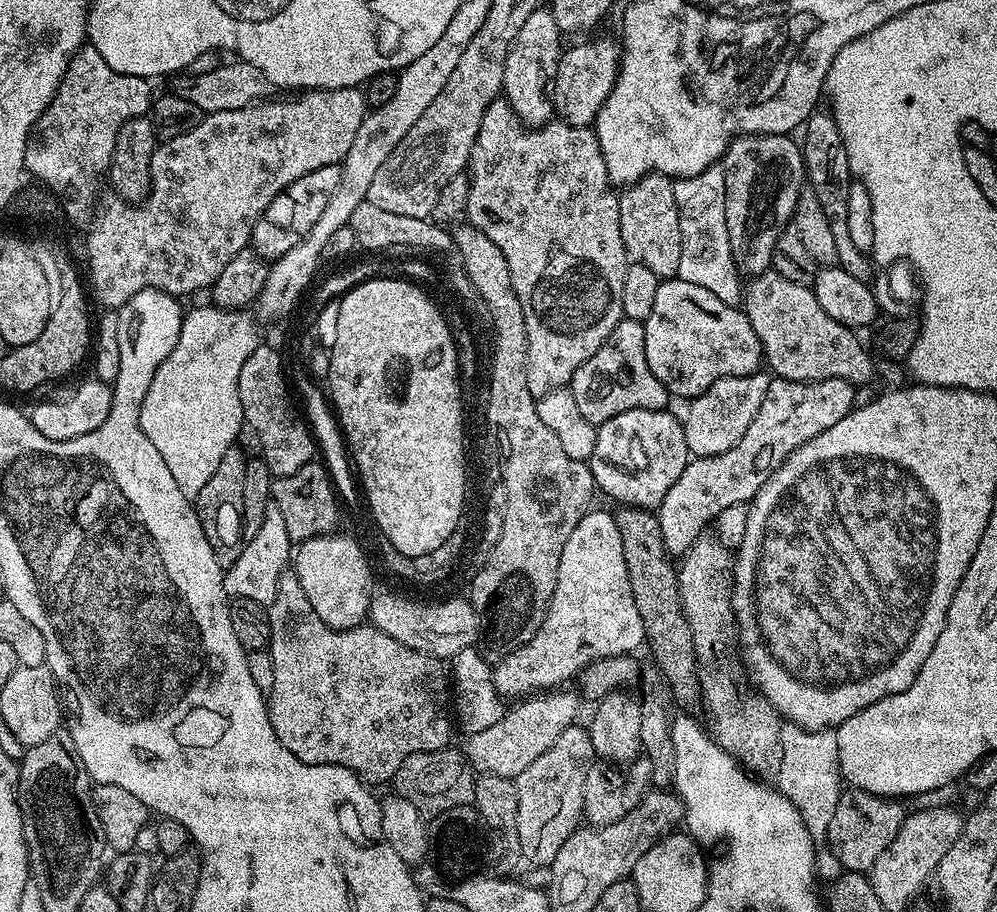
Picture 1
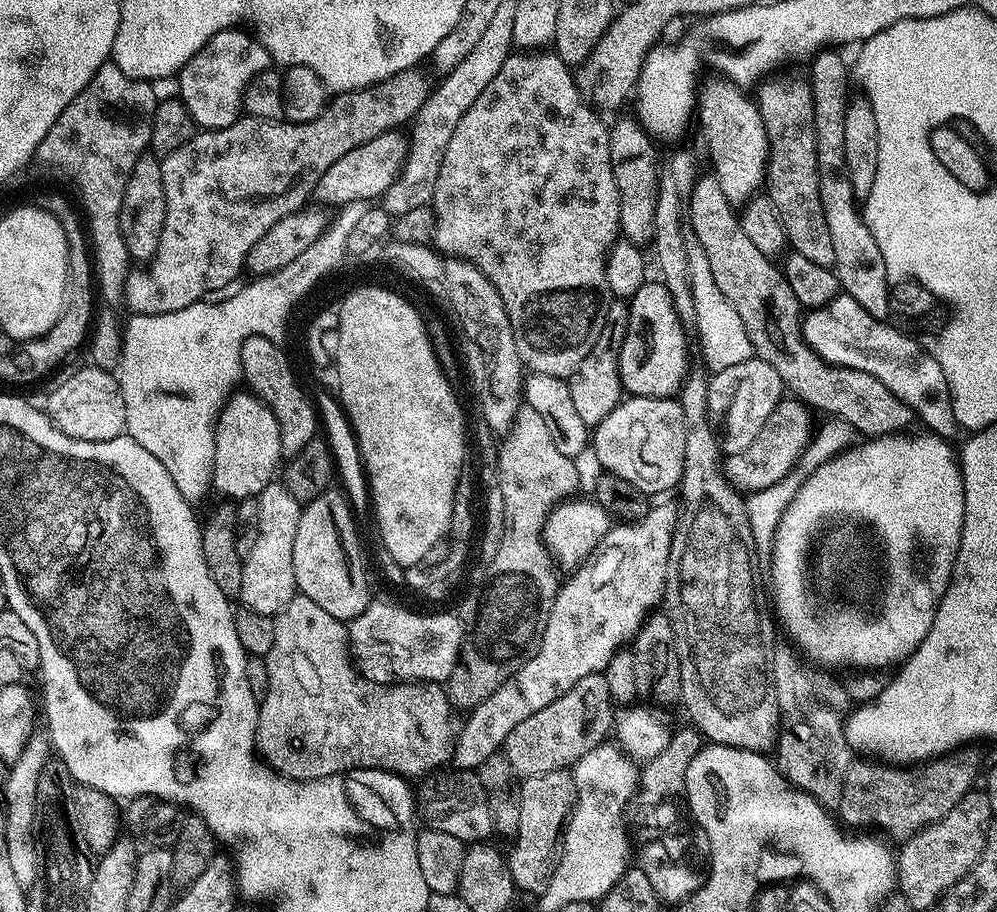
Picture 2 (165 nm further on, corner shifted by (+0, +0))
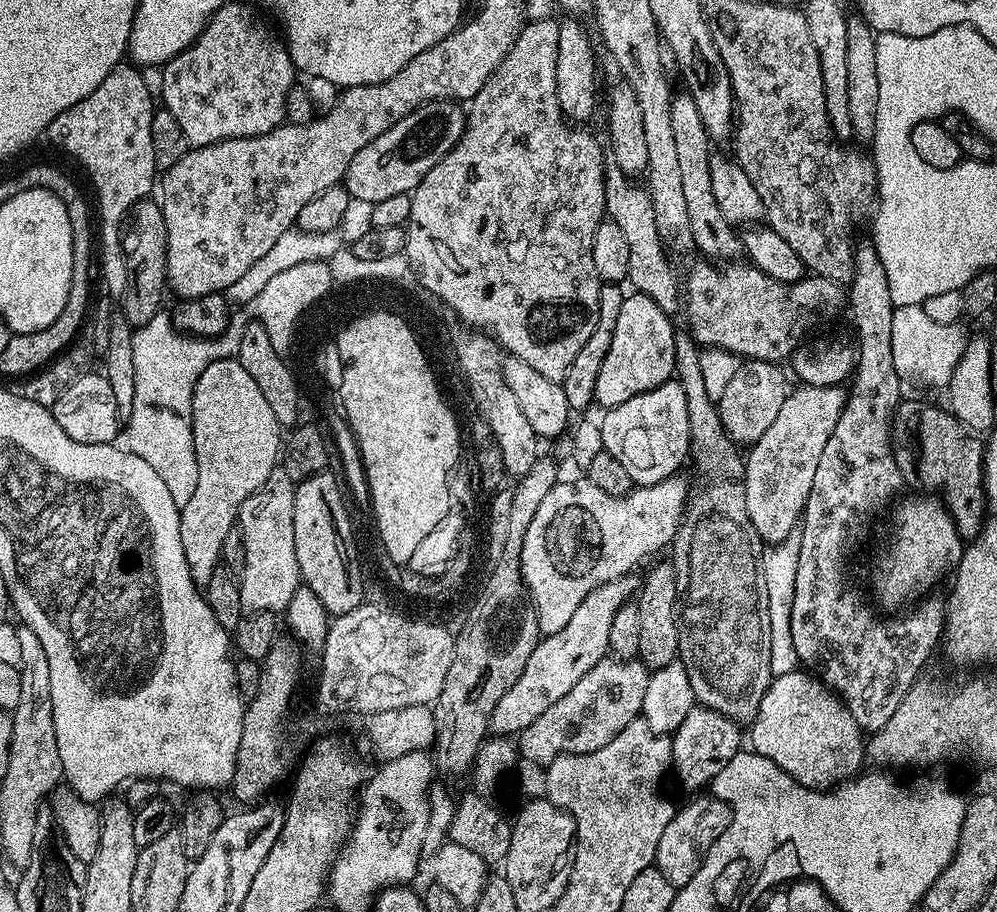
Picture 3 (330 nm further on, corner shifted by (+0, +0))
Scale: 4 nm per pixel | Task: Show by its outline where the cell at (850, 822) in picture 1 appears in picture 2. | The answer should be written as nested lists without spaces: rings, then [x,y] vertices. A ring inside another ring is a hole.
[[[972,750],[938,756],[935,760],[912,767],[889,766],[868,758],[853,759],[846,770],[844,793],[838,809],[839,819],[849,829],[877,828],[895,842],[903,842],[915,832],[923,830],[927,824],[938,822],[950,814],[950,810],[962,802],[966,793],[973,791],[972,783],[977,769],[978,763]]]

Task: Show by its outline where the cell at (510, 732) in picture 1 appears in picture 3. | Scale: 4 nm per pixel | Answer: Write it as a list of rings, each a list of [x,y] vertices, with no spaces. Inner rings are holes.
[[[604,657],[578,680],[566,696],[554,702],[518,734],[516,745],[519,757],[523,761],[546,766],[559,755],[593,753],[608,745],[621,730],[637,719],[649,675],[649,669],[639,659]]]

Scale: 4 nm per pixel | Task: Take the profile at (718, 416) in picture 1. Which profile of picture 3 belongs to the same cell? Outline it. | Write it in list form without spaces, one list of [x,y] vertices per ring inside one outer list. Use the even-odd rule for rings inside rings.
[[[744,360],[734,378],[722,393],[718,402],[720,421],[732,443],[737,446],[751,446],[774,423],[778,410],[782,410],[782,402],[786,402],[790,385],[784,377],[779,363],[771,360]]]

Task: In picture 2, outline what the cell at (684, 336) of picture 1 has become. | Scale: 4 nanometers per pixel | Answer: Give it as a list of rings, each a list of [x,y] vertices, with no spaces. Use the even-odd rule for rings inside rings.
[[[649,279],[640,287],[638,294],[632,296],[628,304],[628,329],[626,330],[626,338],[620,347],[620,380],[623,381],[627,393],[630,393],[632,396],[658,396],[661,398],[672,398],[679,393],[690,372],[690,369],[688,369],[688,340],[684,337],[683,327],[685,328],[685,325],[682,323],[679,314],[676,313],[676,306],[668,293],[668,287],[659,279]]]

